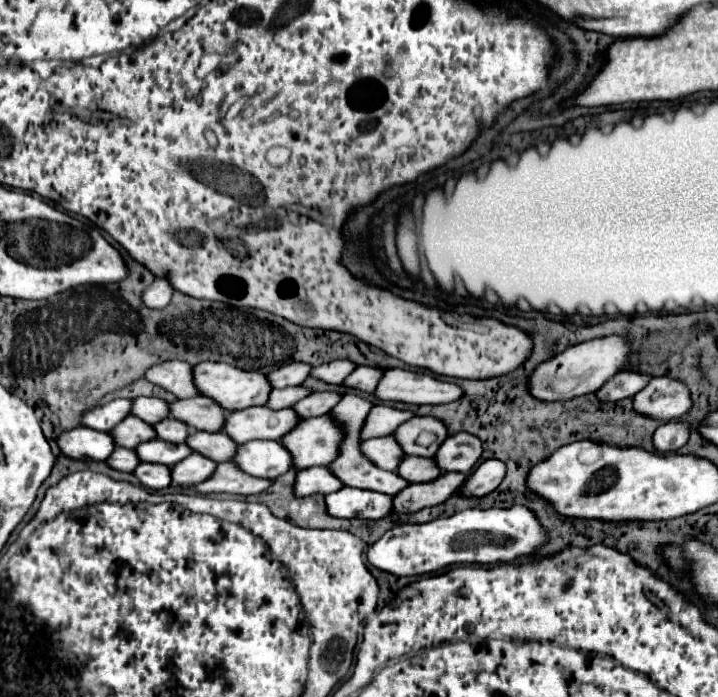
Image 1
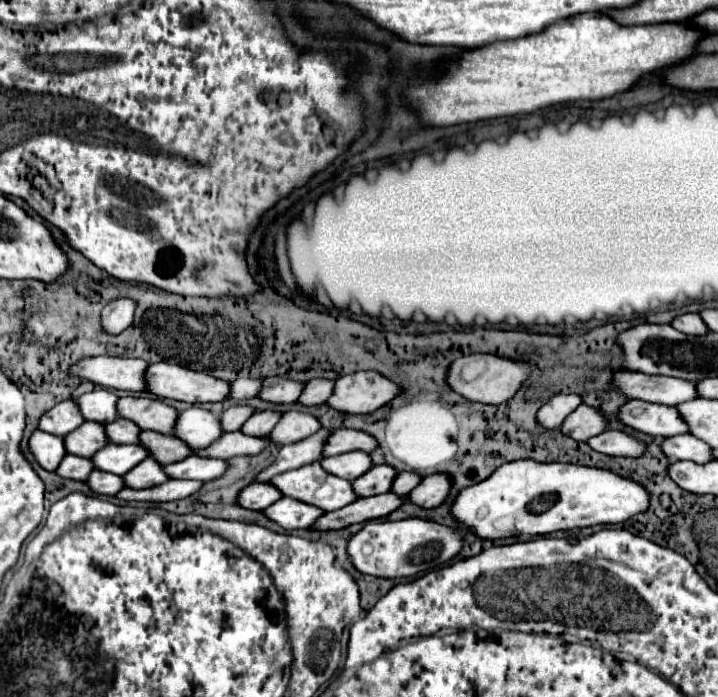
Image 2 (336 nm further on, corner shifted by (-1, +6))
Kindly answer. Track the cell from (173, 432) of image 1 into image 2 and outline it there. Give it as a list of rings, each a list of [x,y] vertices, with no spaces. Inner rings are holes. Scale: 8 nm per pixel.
[[[118,418],[110,424],[106,424],[104,432],[106,432],[106,436],[110,436],[112,444],[132,444],[132,442],[138,442],[140,428],[130,420]]]

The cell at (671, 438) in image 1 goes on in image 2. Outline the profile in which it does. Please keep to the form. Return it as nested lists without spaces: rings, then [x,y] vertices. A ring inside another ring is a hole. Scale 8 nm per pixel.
[[[606,430],[598,436],[592,436],[586,440],[588,446],[596,452],[610,454],[610,456],[638,456],[642,454],[642,442],[638,442],[634,436],[618,430]]]

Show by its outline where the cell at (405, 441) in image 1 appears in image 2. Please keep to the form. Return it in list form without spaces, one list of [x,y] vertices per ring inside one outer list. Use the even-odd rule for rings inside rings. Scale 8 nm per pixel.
[[[334,430],[324,444],[322,456],[328,458],[344,452],[354,452],[354,450],[360,450],[360,452],[374,450],[374,438],[358,430]]]

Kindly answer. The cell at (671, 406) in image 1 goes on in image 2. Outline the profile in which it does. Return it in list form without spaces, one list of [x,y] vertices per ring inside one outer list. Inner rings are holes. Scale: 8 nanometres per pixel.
[[[580,404],[574,412],[570,412],[562,426],[560,432],[572,440],[578,442],[586,442],[592,436],[598,436],[606,430],[606,420],[602,418],[602,414],[586,404]]]

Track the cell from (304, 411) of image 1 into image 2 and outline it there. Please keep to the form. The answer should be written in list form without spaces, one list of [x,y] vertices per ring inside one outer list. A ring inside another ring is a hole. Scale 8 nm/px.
[[[258,412],[258,414],[252,414],[250,418],[248,418],[248,422],[244,422],[242,424],[242,428],[240,428],[240,432],[242,434],[246,434],[246,436],[268,436],[270,434],[270,430],[274,428],[274,424],[278,422],[278,418],[280,418],[280,414],[278,412]]]

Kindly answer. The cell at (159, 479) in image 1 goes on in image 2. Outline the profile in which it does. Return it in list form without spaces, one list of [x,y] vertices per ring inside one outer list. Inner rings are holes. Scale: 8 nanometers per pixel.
[[[92,470],[86,478],[86,484],[94,494],[100,496],[114,496],[118,494],[118,490],[122,490],[122,478],[116,474],[106,474],[102,470]]]

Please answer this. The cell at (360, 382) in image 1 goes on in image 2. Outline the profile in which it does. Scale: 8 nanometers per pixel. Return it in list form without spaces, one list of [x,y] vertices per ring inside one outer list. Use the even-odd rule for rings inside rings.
[[[314,380],[308,382],[298,398],[298,402],[302,406],[316,406],[316,404],[324,404],[326,398],[330,396],[330,386],[334,386],[332,380]]]

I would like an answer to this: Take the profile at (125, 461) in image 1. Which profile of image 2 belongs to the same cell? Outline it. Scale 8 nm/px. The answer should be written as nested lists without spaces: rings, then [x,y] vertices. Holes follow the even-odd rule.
[[[66,454],[60,462],[60,466],[54,470],[60,478],[68,480],[86,480],[88,474],[94,470],[92,462],[88,458],[78,458],[72,454]]]

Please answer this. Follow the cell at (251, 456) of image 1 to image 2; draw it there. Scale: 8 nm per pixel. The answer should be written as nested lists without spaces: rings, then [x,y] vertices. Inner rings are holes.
[[[190,454],[182,462],[174,462],[170,466],[164,466],[164,472],[168,478],[184,478],[184,480],[200,480],[208,482],[224,474],[228,464],[224,460],[214,460],[214,458],[198,458]]]

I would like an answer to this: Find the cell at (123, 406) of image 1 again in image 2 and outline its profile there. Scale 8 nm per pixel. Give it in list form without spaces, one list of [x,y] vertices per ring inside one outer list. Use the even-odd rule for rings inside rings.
[[[66,400],[42,416],[42,420],[38,422],[38,430],[54,436],[66,436],[68,432],[76,430],[80,424],[82,418],[78,414],[78,408],[74,406],[74,400]]]

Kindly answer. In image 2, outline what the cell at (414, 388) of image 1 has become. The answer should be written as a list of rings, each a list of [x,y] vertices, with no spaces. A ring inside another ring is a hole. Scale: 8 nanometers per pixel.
[[[354,372],[354,374],[342,376],[334,382],[332,396],[326,400],[326,404],[330,408],[334,408],[338,412],[346,412],[346,414],[370,414],[370,412],[378,410],[380,406],[388,404],[398,392],[400,392],[400,388],[378,372]]]

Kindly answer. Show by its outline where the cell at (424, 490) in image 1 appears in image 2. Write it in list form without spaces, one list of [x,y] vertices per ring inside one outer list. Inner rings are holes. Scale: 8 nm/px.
[[[392,492],[370,496],[370,498],[360,498],[360,500],[354,500],[350,506],[344,506],[330,514],[322,514],[318,522],[310,526],[310,530],[338,530],[350,524],[376,520],[394,512],[402,502],[404,498],[398,498]]]

